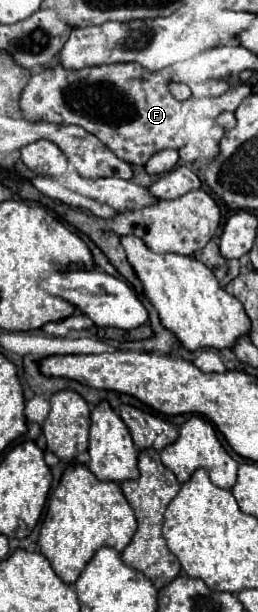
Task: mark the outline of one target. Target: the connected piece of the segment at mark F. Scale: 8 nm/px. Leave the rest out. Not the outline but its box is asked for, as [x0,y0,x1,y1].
[20,63,184,167]

